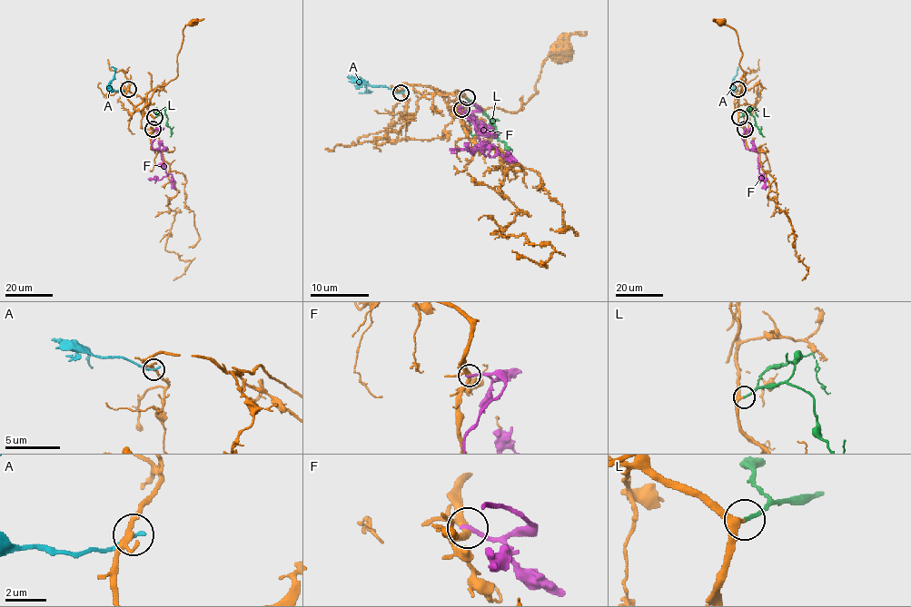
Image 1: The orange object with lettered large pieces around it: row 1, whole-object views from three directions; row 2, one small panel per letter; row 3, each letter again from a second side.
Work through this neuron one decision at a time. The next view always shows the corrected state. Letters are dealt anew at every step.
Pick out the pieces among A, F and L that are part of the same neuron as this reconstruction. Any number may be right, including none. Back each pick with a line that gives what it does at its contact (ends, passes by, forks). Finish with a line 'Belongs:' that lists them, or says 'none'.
L: it ends
Belongs: L

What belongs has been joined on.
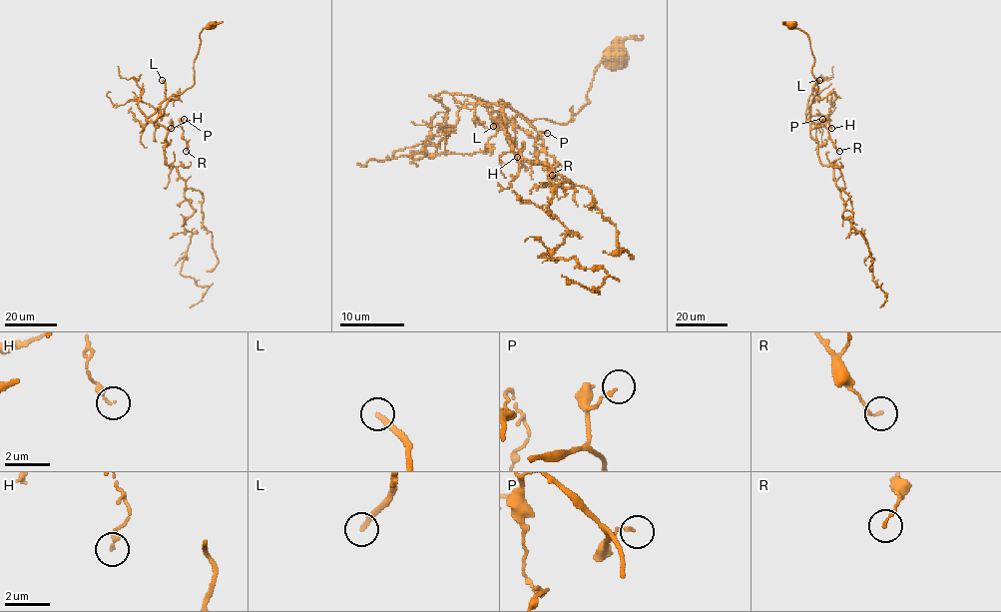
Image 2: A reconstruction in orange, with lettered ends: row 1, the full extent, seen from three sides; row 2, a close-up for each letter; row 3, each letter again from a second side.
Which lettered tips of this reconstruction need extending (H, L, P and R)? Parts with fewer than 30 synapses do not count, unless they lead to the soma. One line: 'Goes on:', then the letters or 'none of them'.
Goes on: L

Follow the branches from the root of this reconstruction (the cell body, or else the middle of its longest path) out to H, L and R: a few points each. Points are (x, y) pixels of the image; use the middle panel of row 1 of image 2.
H: (514, 147), (499, 123), (504, 122), (507, 104), (518, 114), (515, 146), (522, 149), (517, 157)
L: (514, 147), (499, 123), (504, 122), (507, 104), (481, 102), (501, 114), (502, 109), (502, 117), (493, 126)
R: (514, 147), (499, 123), (504, 122), (504, 107), (507, 104), (541, 136), (544, 150), (555, 158), (552, 175)

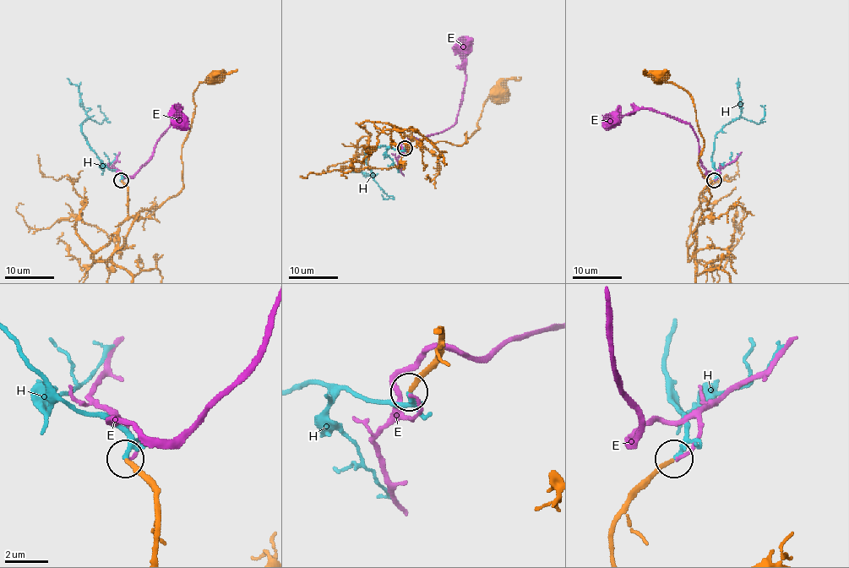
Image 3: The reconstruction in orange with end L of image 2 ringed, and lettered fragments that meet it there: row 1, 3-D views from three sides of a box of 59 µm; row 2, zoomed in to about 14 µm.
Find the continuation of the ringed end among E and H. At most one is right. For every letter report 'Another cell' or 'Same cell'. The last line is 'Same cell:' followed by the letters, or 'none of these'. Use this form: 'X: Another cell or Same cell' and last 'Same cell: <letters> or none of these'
E: Another cell
H: Same cell
Same cell: H

